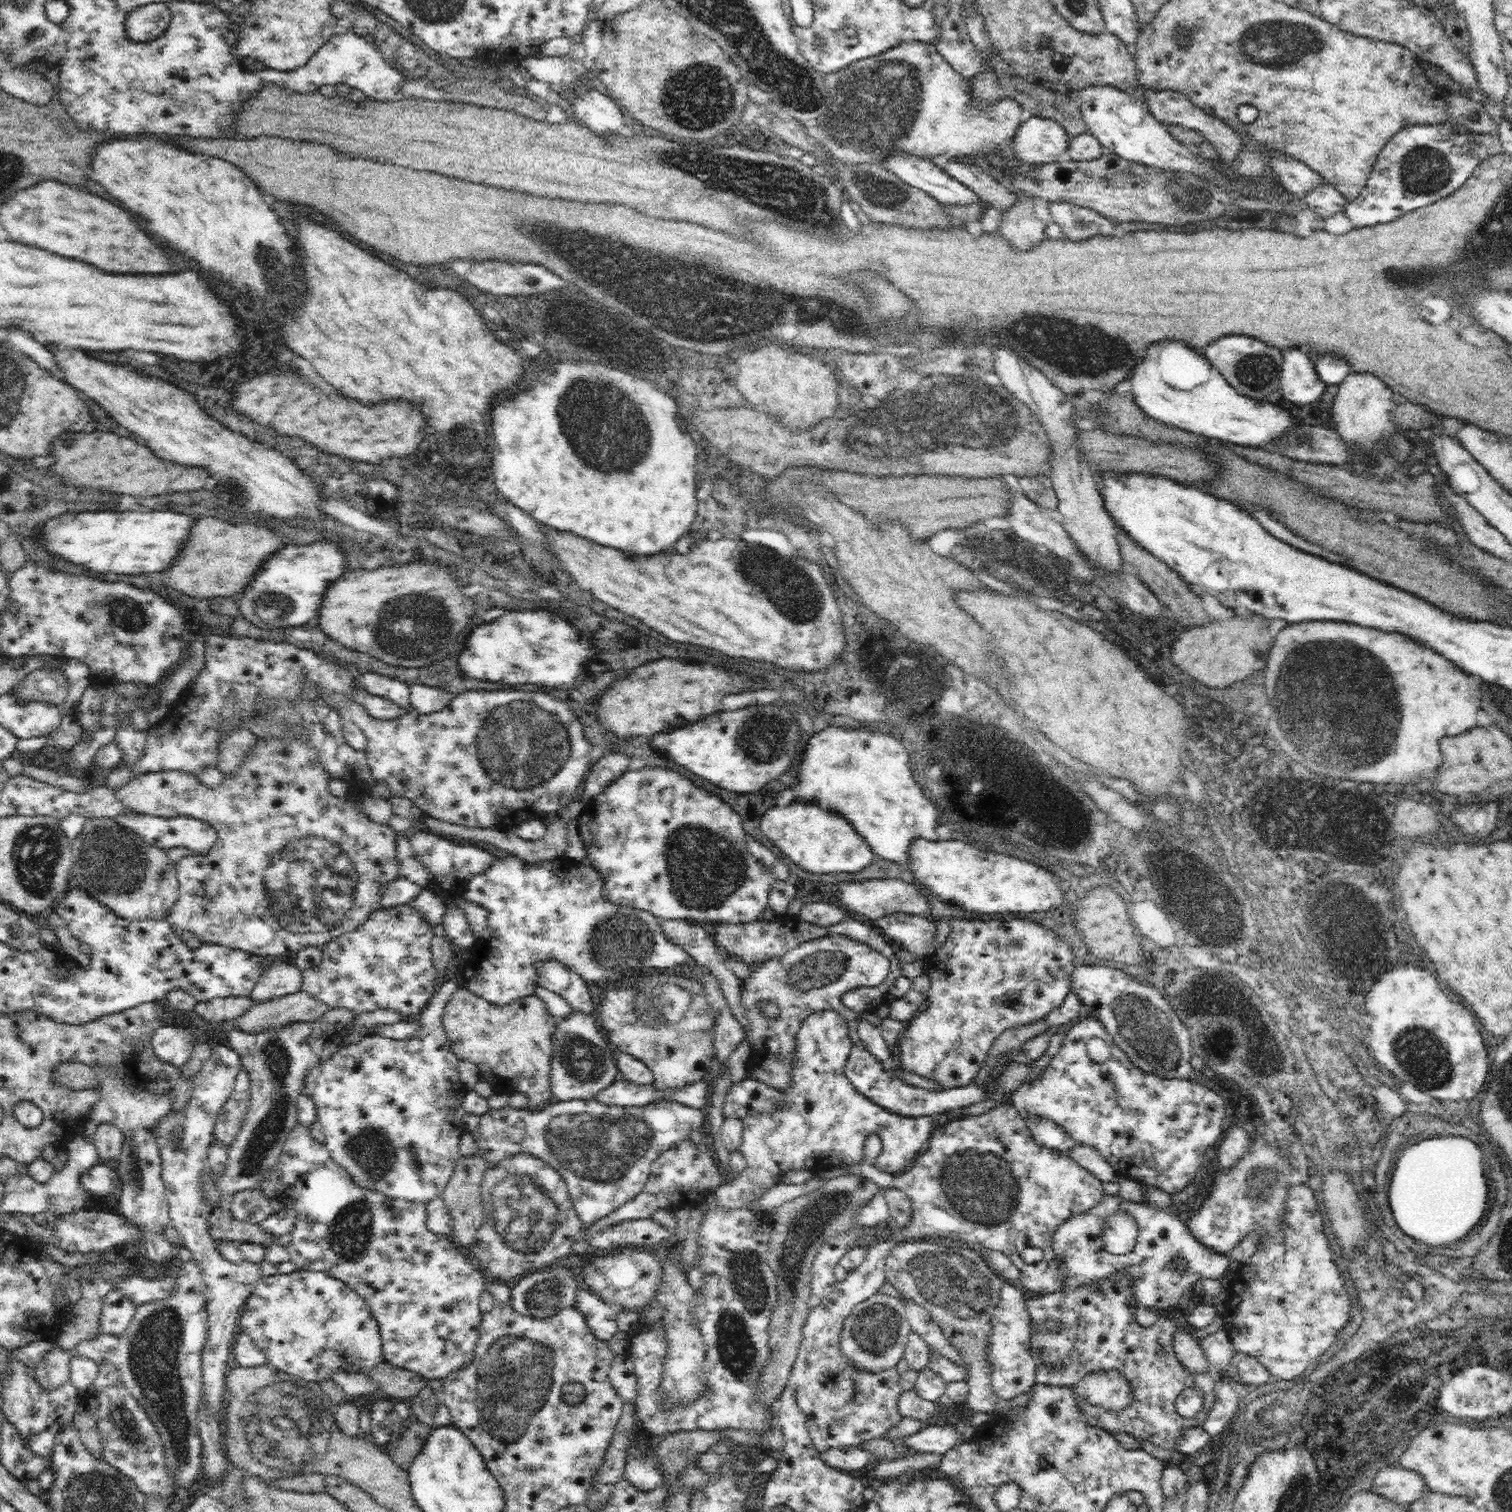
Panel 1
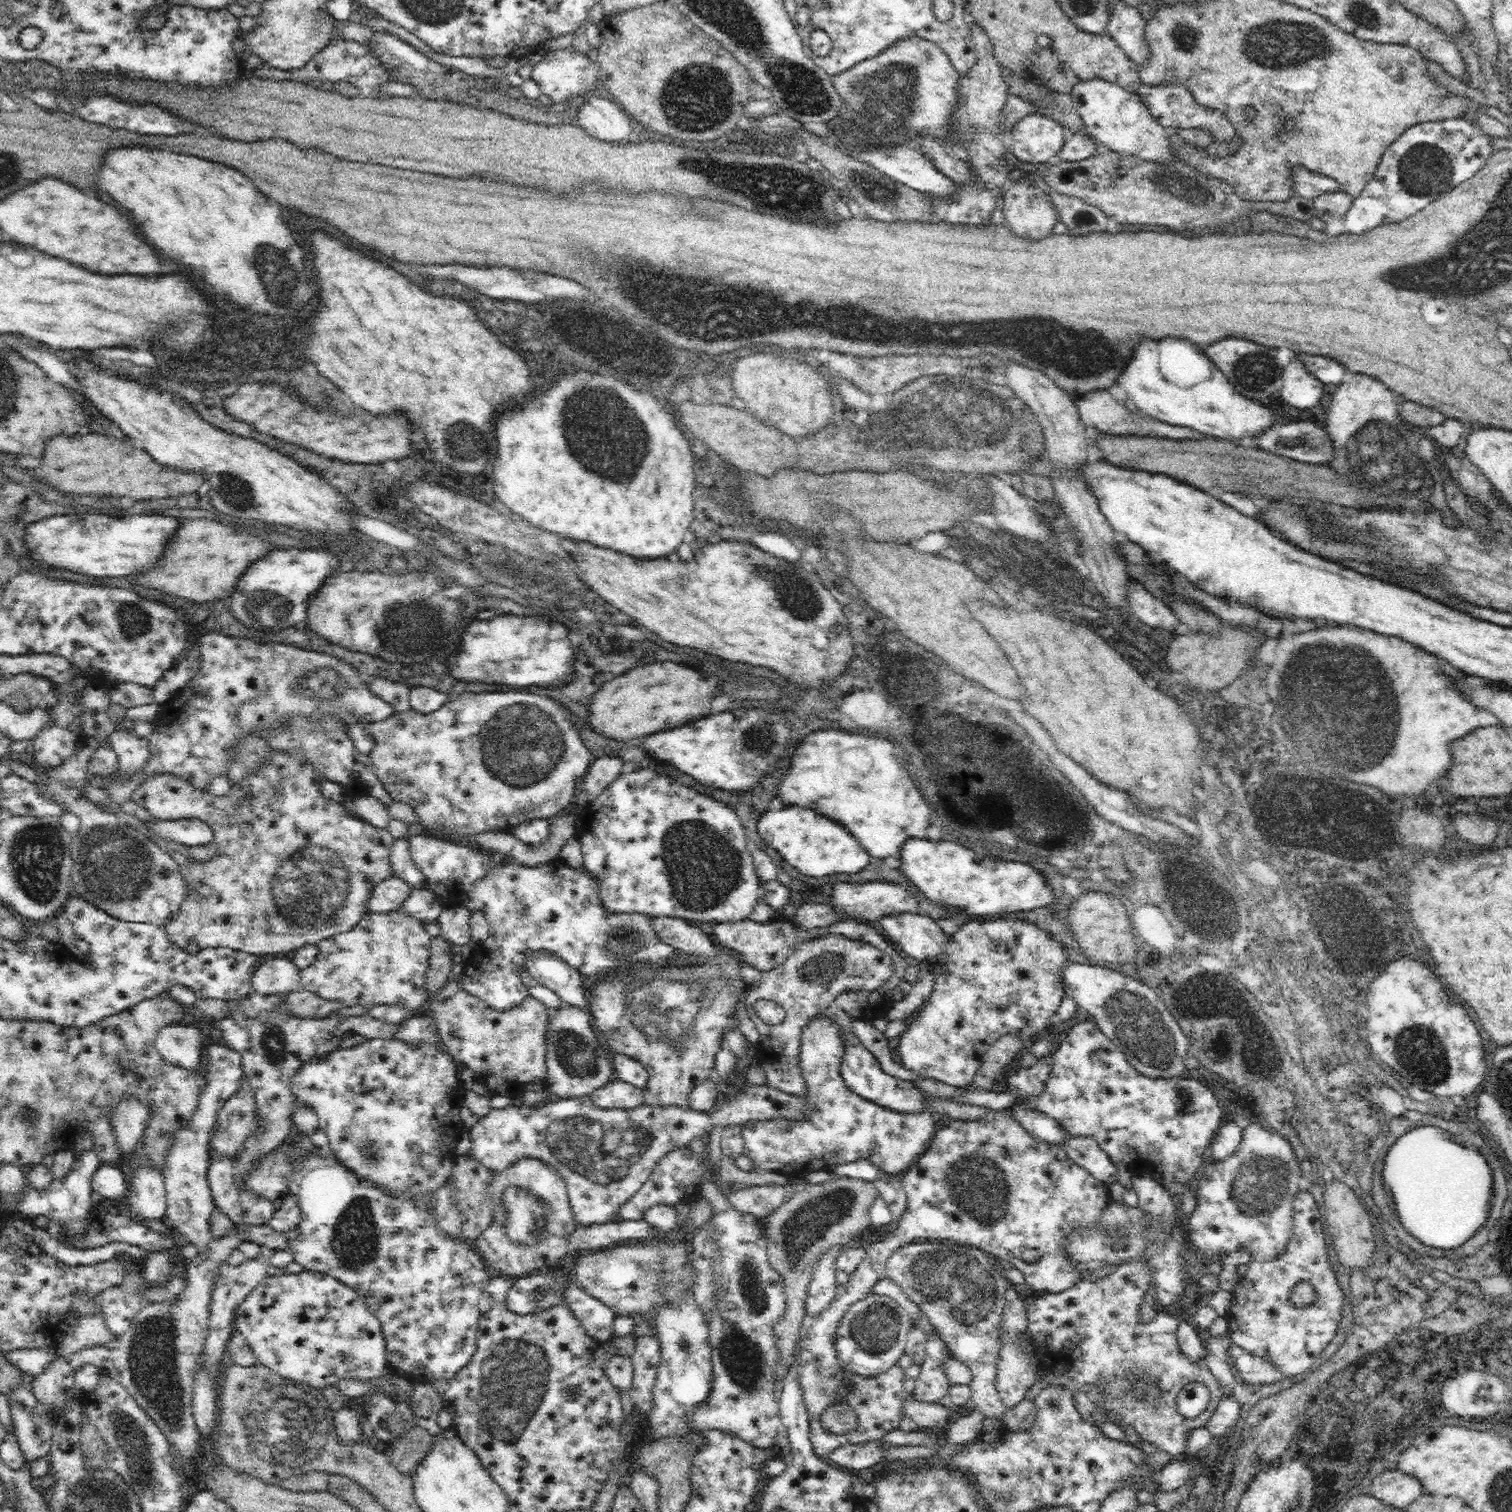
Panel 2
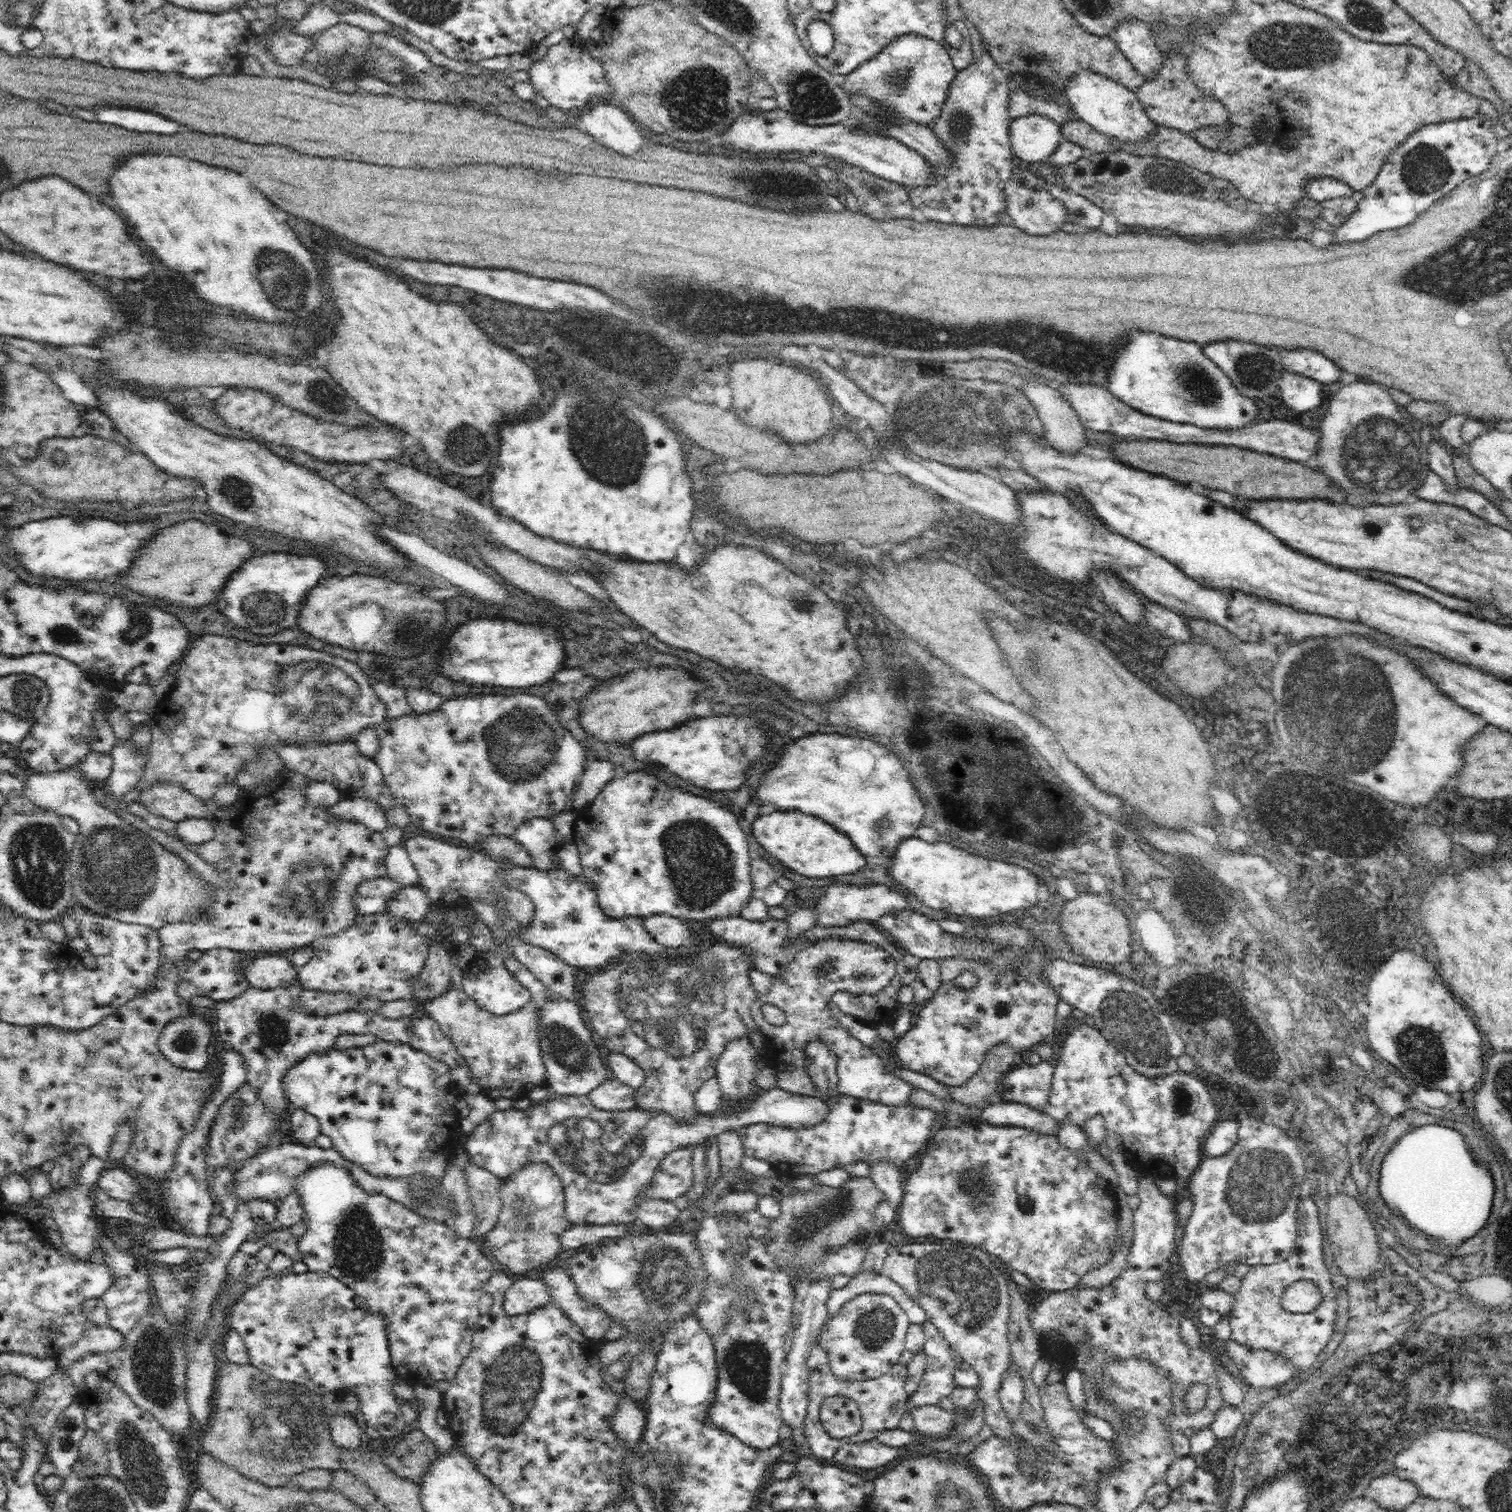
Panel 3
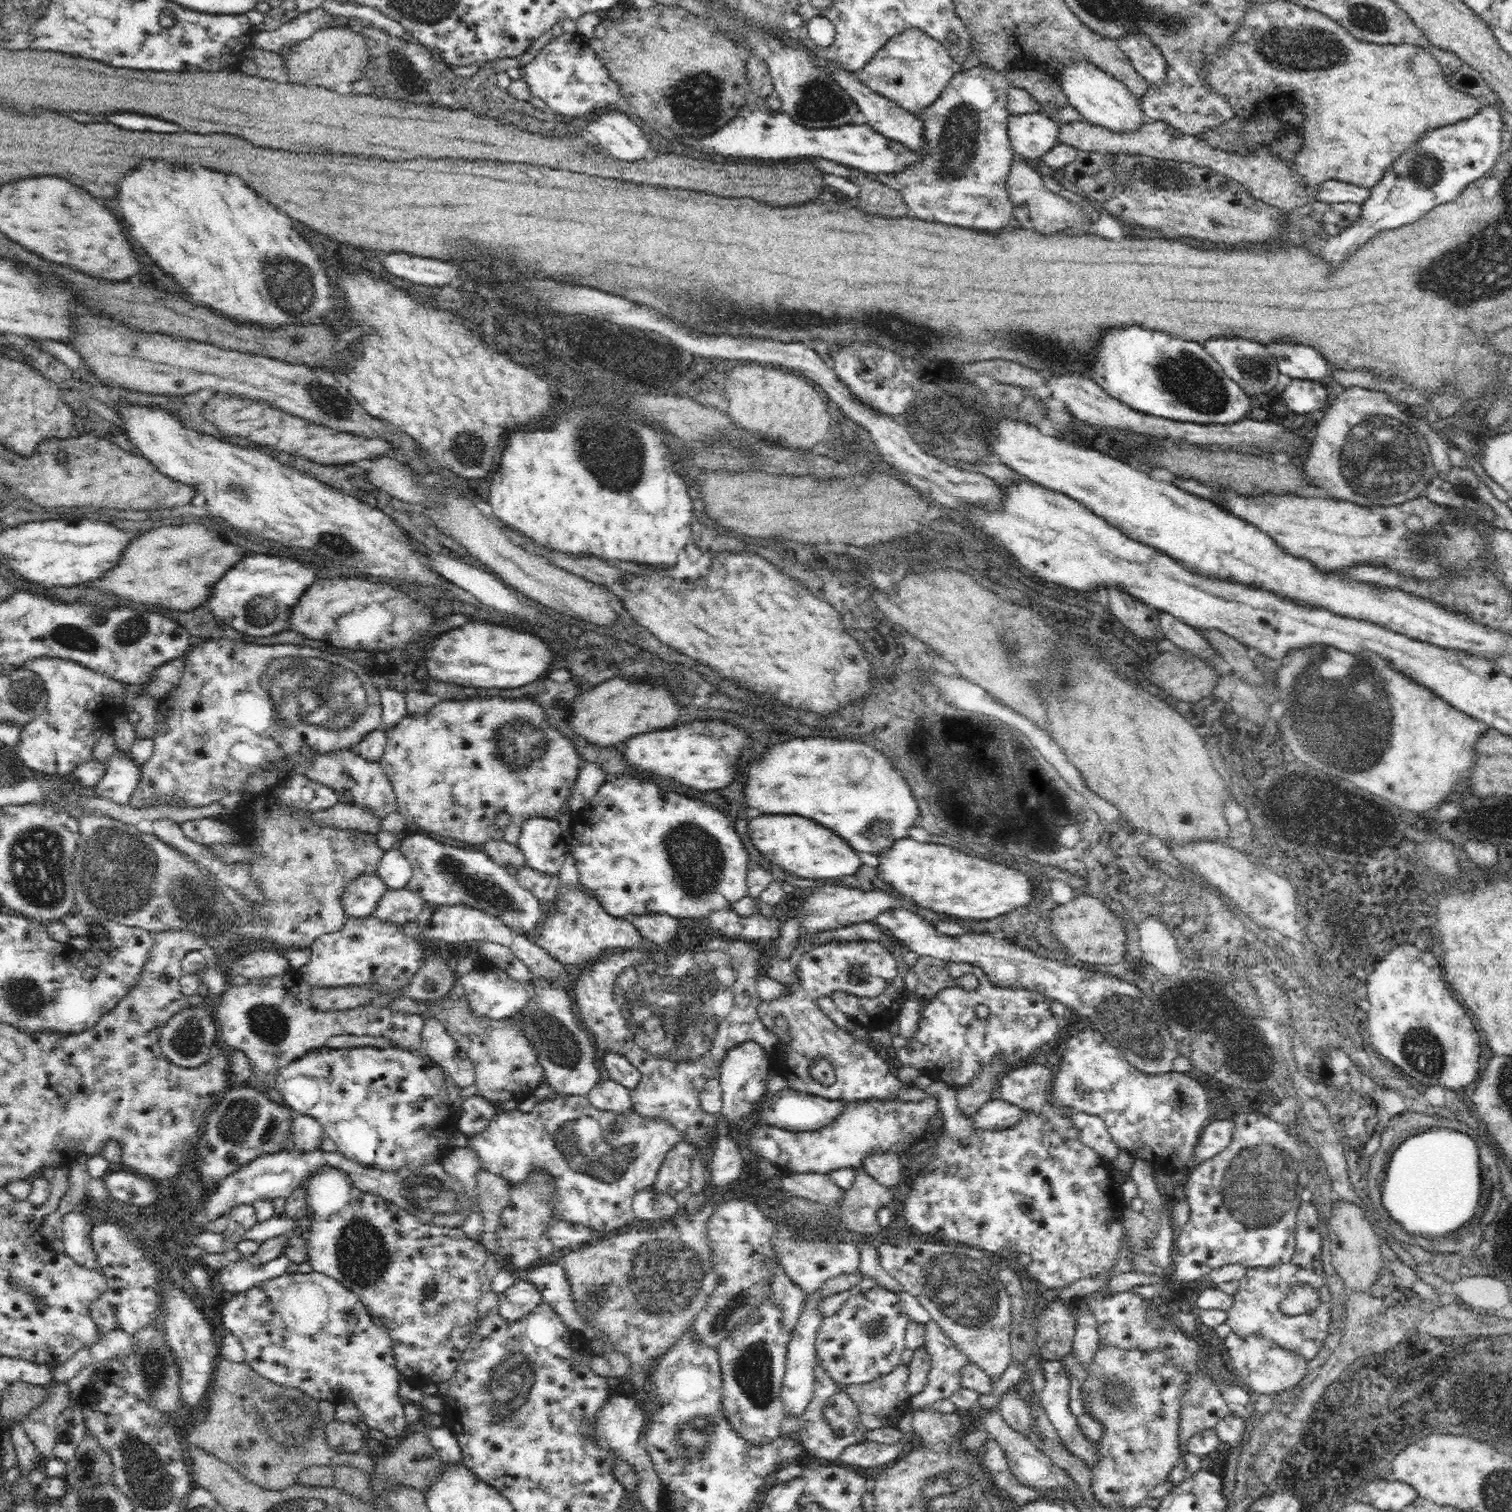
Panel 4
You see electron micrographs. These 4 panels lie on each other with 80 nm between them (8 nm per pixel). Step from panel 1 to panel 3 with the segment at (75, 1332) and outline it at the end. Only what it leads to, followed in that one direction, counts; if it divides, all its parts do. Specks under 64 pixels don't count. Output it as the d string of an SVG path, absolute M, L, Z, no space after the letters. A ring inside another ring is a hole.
M92 1325L87 1334L88 1338L84 1338L76 1346L72 1346L72 1350L66 1350L60 1356L60 1360L57 1361L58 1371L66 1371L69 1374L69 1370L72 1370L78 1362L84 1362L91 1356L114 1354L126 1346L126 1334L114 1328Z

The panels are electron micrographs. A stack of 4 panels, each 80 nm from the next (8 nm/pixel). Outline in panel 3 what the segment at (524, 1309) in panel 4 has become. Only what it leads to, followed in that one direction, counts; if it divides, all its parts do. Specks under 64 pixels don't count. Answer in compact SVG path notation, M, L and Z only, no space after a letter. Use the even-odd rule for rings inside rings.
M532 1278L517 1280L504 1296L504 1312L508 1316L520 1316L549 1303L546 1288Z

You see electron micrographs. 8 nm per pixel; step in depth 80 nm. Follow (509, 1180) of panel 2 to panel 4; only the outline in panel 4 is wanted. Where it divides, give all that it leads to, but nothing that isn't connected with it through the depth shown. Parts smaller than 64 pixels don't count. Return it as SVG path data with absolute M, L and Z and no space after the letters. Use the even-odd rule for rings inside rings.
M536 1175L527 1185L513 1188L508 1208L501 1212L497 1237L499 1238L499 1254L506 1263L514 1264L516 1269L525 1269L535 1260L544 1258L554 1250L552 1243L544 1235L544 1224L551 1218L547 1210L546 1198L552 1194L552 1181L548 1177Z

